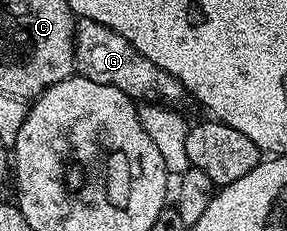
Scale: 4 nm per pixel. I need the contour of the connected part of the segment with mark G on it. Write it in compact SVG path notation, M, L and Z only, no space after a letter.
M78 18L73 28L73 61L76 74L84 79L99 81L99 85L111 85L134 101L160 101L165 105L175 105L181 98L186 98L187 92L167 69L159 69L155 61L147 61L127 37L115 33L107 25L99 21Z

